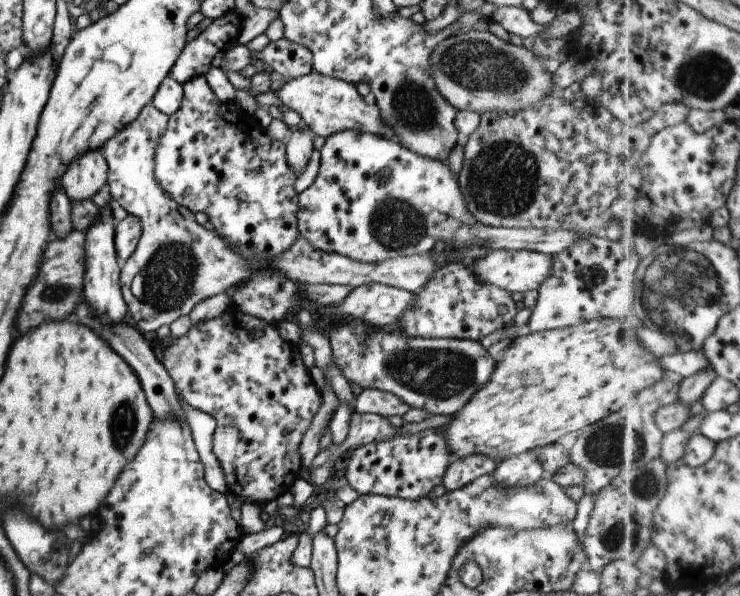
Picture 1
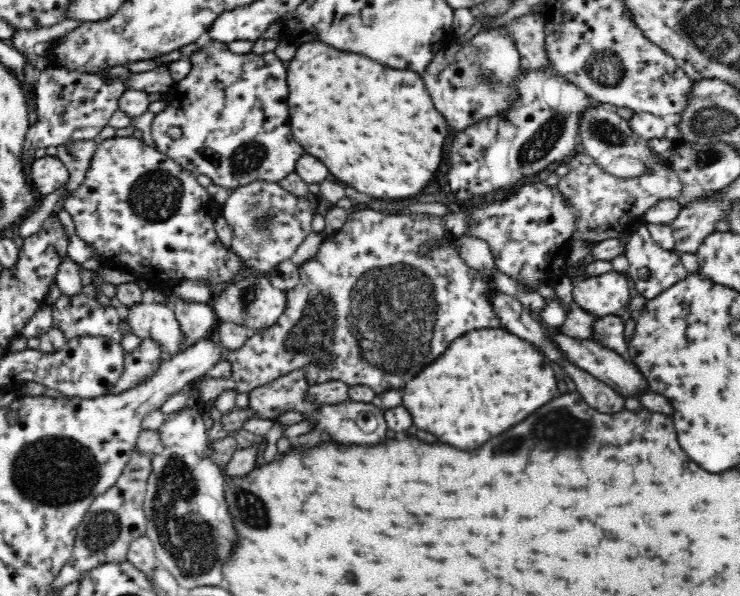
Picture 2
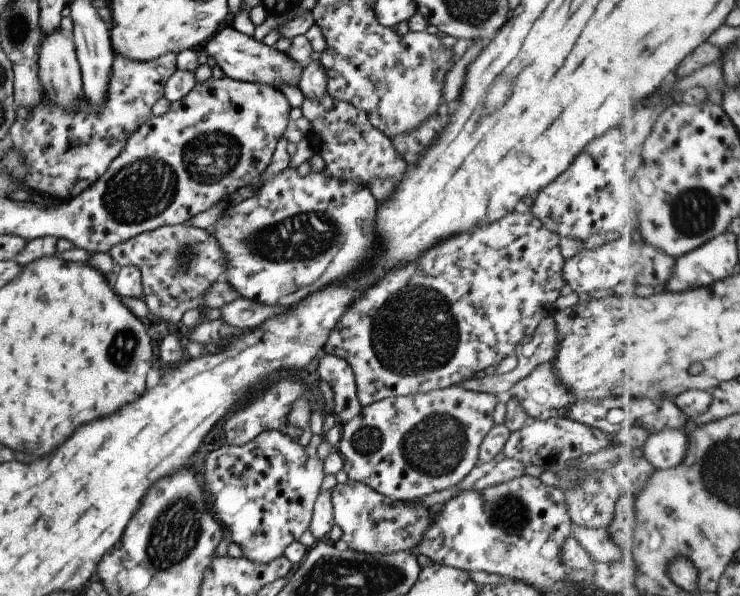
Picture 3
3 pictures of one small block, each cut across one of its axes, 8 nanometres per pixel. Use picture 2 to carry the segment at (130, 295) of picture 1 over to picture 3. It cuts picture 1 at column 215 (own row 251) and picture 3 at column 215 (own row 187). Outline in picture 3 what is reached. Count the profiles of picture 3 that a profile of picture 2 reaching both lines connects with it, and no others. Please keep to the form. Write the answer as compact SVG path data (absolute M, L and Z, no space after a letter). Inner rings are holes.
M164 225L116 244L109 254L115 264L136 266L142 277L142 300L159 321L178 324L190 309L204 308L204 292L226 278L228 256L216 236L194 226Z

